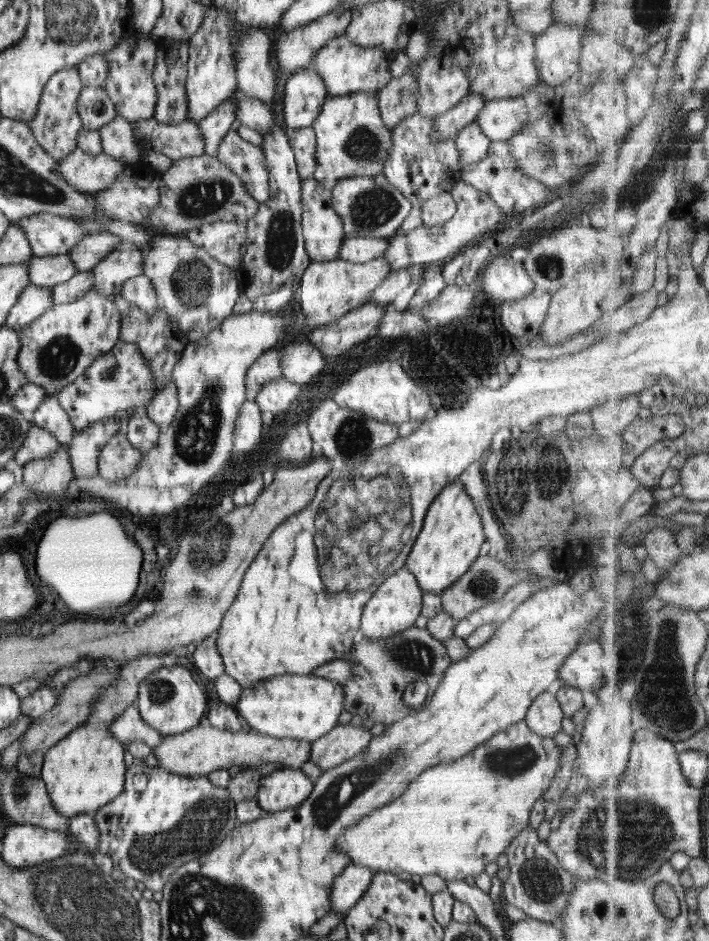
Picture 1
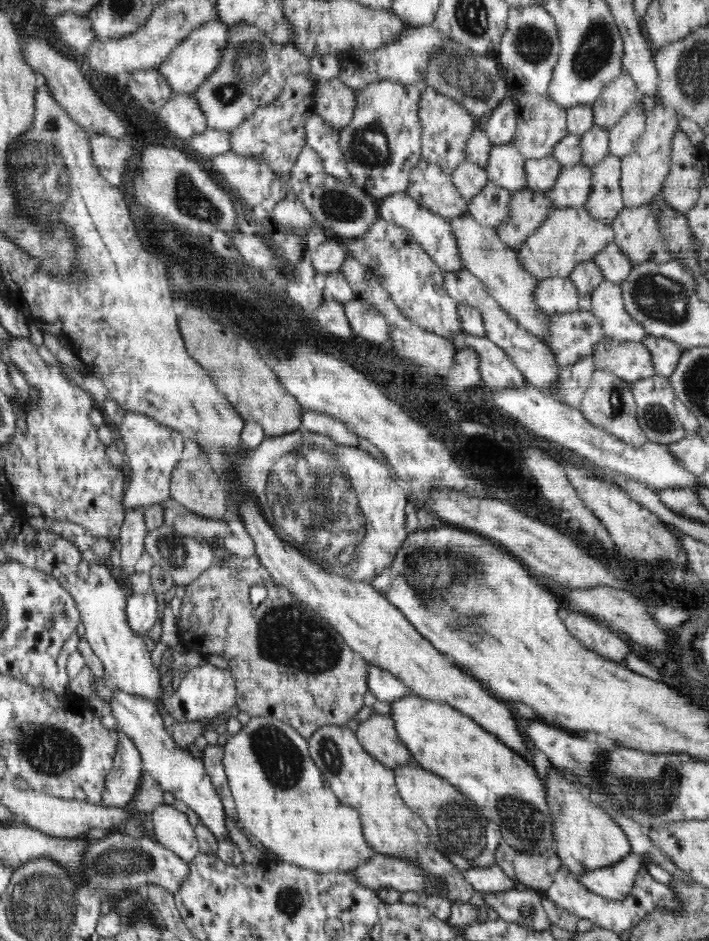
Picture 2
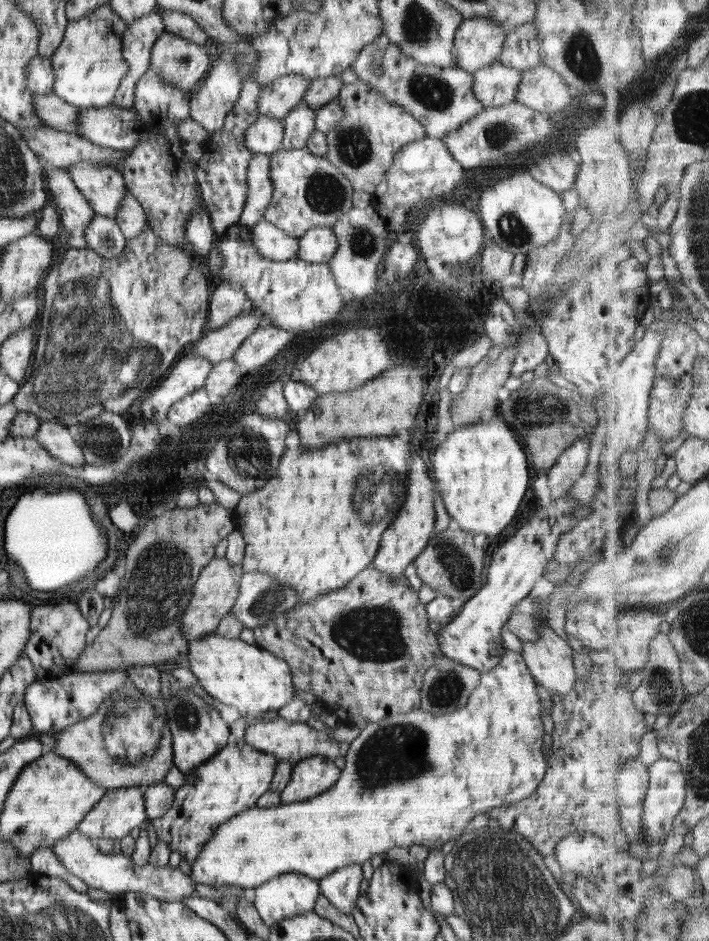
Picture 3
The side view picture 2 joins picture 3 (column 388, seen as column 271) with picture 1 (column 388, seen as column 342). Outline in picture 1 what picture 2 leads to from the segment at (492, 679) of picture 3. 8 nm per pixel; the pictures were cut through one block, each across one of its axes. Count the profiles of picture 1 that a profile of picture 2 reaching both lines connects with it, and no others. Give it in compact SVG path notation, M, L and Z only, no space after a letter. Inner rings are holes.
M523 719L492 736L460 760L442 762L421 772L400 798L373 810L354 826L349 826L337 838L337 849L350 857L351 864L376 869L377 872L408 872L415 879L423 874L434 874L446 881L465 880L468 876L475 878L485 871L486 864L496 861L520 832L529 826L528 817L534 802L549 790L558 770L563 742L562 738L535 734Z

